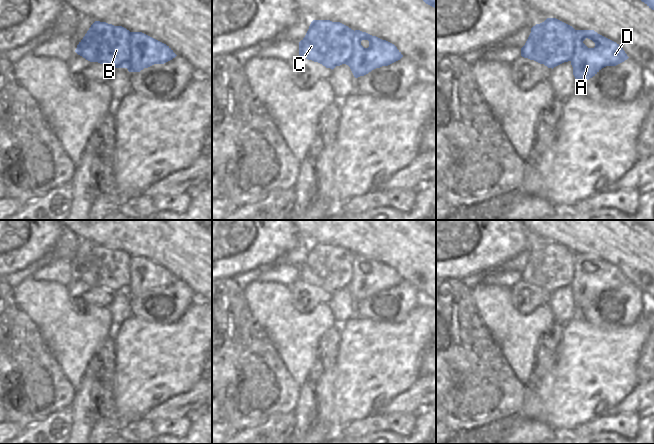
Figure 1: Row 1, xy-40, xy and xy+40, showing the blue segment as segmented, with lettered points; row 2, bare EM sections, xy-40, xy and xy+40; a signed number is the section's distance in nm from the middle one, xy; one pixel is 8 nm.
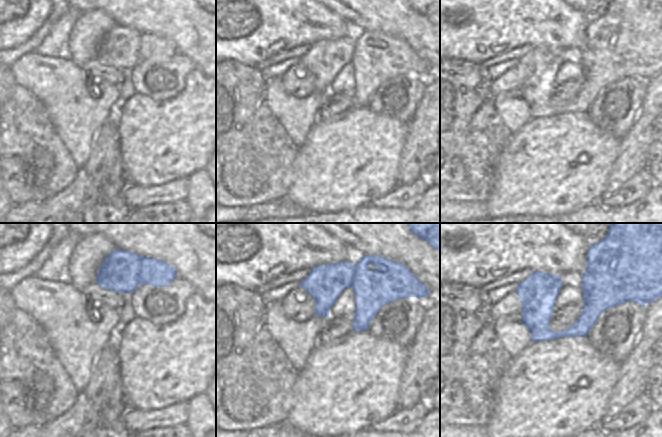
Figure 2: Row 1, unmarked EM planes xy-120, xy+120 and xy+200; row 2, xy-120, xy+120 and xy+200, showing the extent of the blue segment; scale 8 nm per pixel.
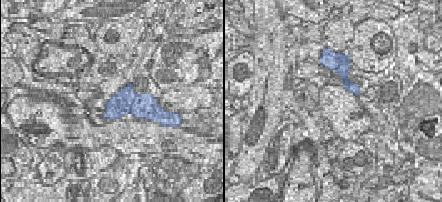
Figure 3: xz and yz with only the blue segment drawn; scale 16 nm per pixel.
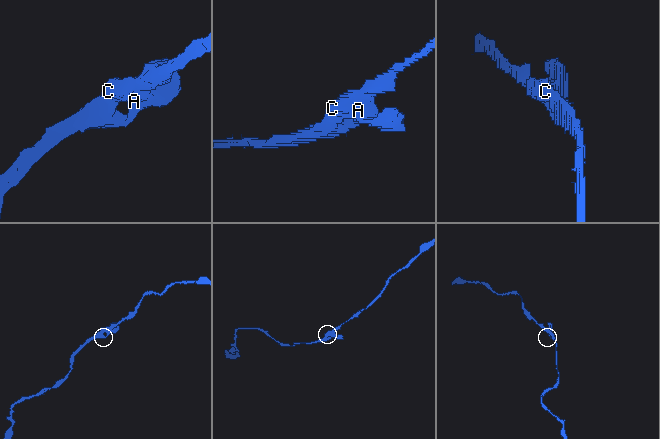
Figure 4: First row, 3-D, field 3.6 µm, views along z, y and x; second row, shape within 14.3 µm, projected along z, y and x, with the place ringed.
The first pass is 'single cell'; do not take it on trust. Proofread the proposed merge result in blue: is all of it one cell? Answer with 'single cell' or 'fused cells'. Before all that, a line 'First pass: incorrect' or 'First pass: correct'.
First pass: correct
single cell

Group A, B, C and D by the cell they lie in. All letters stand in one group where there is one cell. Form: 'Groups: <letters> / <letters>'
Groups: A B C D.

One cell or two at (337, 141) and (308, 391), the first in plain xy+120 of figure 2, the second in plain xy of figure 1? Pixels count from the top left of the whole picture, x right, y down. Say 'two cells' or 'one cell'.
two cells

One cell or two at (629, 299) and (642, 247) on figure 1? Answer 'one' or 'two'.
two

